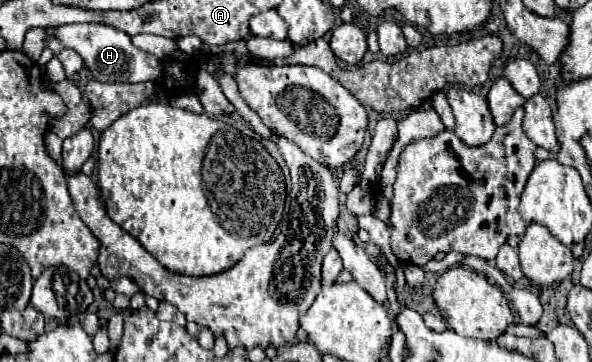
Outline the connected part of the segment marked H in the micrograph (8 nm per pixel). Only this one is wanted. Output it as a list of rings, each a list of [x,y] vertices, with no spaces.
[[[64,24],[64,26],[48,26],[48,28],[30,28],[24,38],[24,54],[38,62],[46,42],[50,38],[58,38],[64,48],[76,50],[90,74],[100,82],[146,82],[156,80],[160,76],[160,60],[130,42],[130,36],[122,30],[116,30],[108,24]]]

